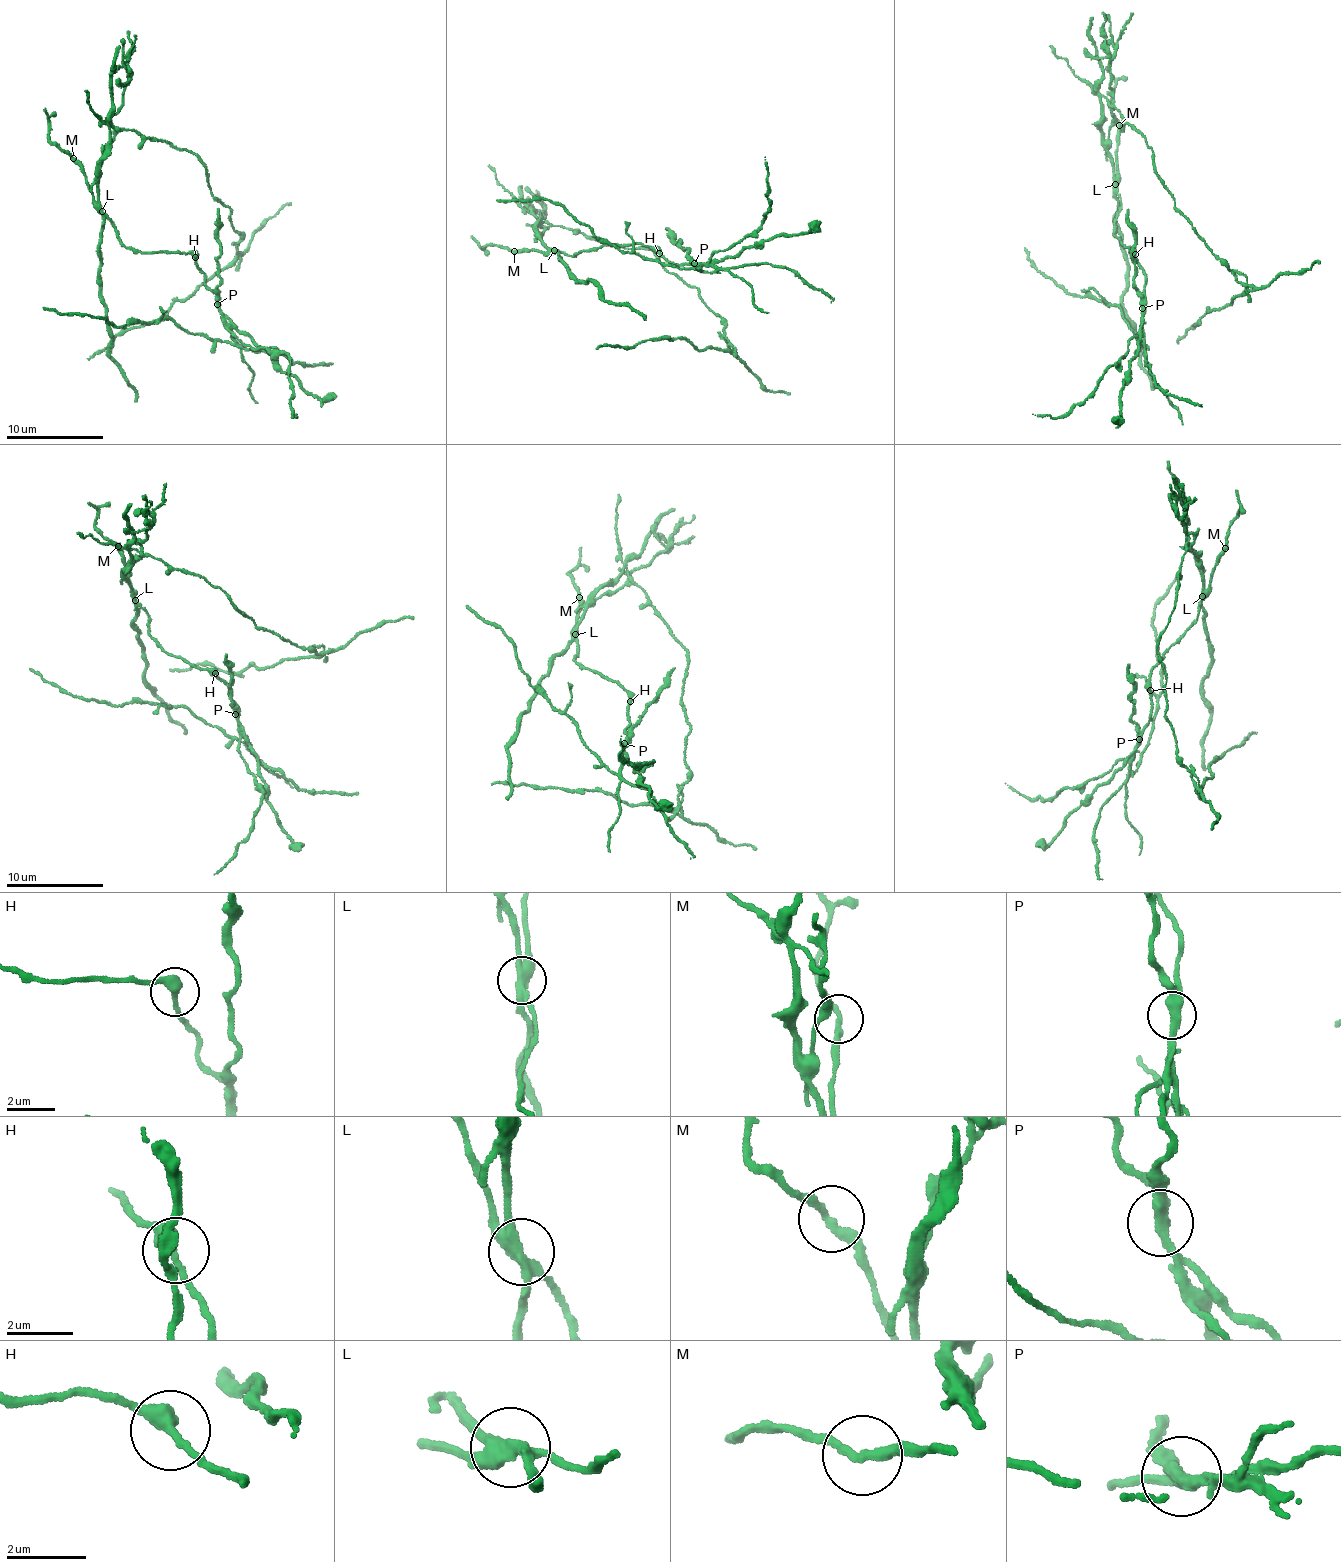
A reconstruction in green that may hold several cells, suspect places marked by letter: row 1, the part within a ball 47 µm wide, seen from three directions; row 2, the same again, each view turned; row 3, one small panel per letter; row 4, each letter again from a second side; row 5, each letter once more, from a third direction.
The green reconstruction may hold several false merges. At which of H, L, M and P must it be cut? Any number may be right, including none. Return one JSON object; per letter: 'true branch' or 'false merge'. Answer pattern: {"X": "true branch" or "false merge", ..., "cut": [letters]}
{"H": "true branch", "L": "false merge", "M": "true branch", "P": "false merge", "cut": ["L", "P"]}

